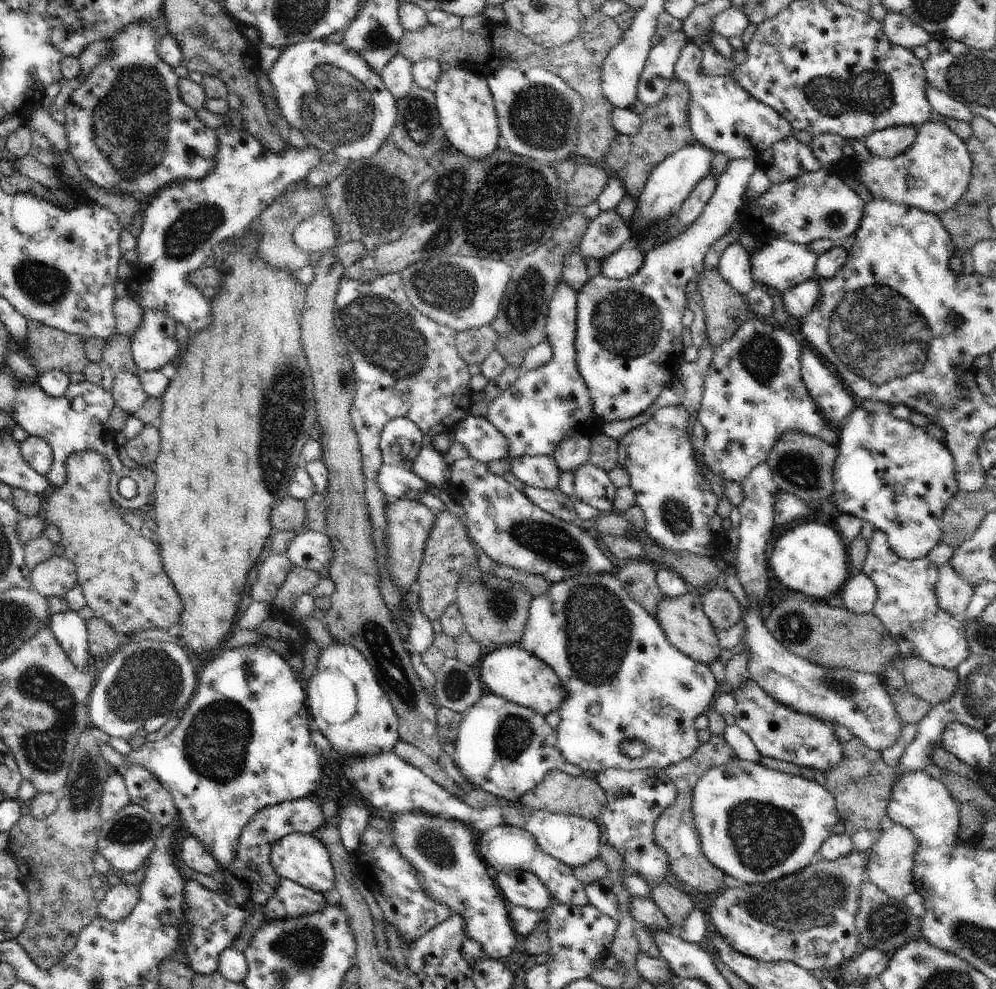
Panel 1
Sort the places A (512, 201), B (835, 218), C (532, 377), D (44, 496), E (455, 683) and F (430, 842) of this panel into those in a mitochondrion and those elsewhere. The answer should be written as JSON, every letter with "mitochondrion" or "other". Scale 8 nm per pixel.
{"A":"mitochondrion","B":"mitochondrion","C":"other","D":"other","E":"mitochondrion","F":"mitochondrion"}

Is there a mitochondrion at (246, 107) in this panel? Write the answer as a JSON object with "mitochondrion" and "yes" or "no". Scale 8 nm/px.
{"mitochondrion":"no"}

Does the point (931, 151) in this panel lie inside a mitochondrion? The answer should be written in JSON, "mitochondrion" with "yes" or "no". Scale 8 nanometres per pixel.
{"mitochondrion":"no"}

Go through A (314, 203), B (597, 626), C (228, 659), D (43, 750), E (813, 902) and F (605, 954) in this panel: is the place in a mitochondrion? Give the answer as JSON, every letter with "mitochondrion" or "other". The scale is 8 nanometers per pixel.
{"A":"other","B":"mitochondrion","C":"other","D":"mitochondrion","E":"mitochondrion","F":"other"}

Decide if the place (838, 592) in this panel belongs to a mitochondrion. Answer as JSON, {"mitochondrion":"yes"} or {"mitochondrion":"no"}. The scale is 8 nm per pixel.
{"mitochondrion":"no"}

